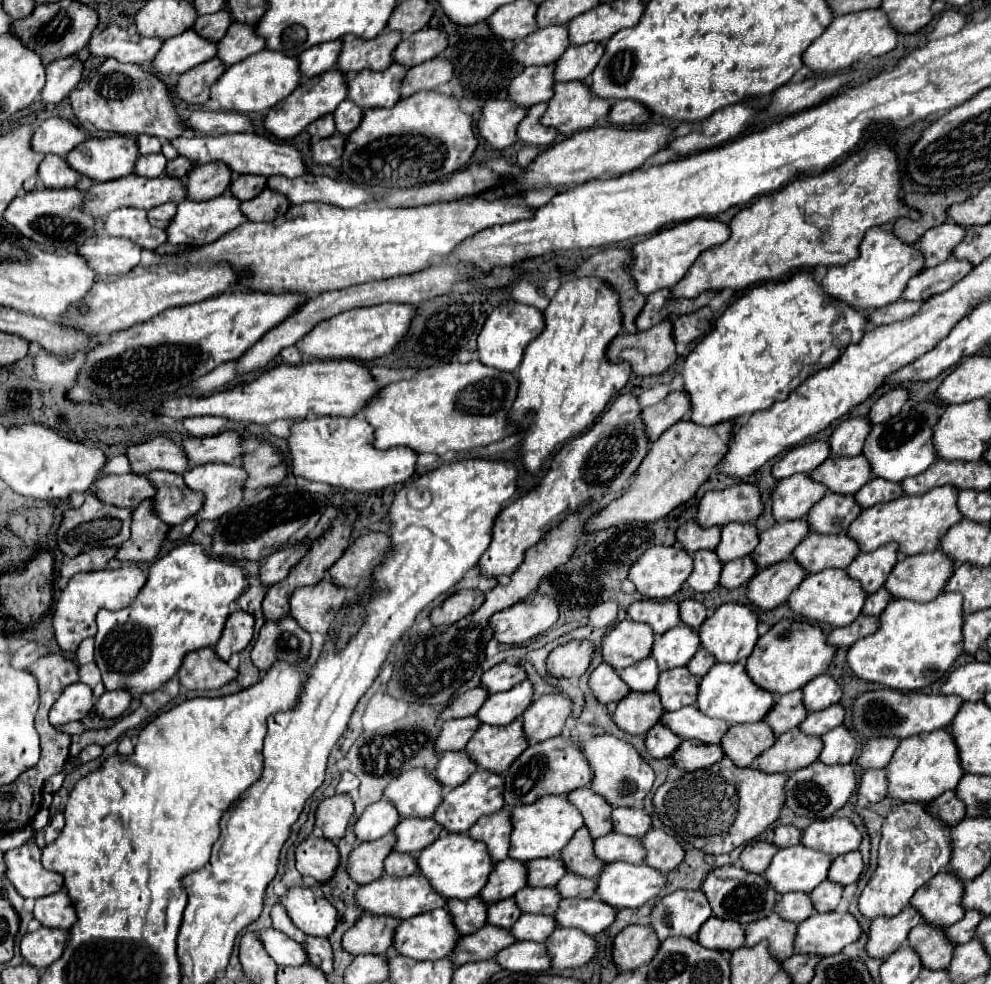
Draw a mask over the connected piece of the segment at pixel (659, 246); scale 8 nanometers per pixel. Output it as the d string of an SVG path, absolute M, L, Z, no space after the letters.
M694 218L690 222L680 222L672 228L664 228L658 234L634 244L630 248L632 264L628 264L626 268L636 282L636 290L642 296L648 296L656 290L676 286L686 276L690 266L696 262L696 258L704 250L726 242L728 236L730 236L728 224L724 224L720 220L714 220L714 218Z

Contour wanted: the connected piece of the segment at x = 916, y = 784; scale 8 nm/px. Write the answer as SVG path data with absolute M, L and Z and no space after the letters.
M948 728L904 738L888 762L888 796L902 802L932 802L946 790L954 790L966 774L960 764L960 752Z

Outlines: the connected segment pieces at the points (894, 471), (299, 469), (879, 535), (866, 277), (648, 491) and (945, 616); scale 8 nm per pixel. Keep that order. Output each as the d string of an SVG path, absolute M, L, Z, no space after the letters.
M930 400L910 402L902 408L898 416L890 418L890 422L872 426L872 432L868 434L866 444L864 444L864 456L868 458L874 476L900 482L908 476L922 474L938 458L934 444L932 444L932 428L940 420L944 408L946 406L936 400L934 402Z
M316 416L292 424L288 450L292 474L310 482L326 482L344 490L370 492L392 484L402 484L414 474L416 454L402 446L394 450L374 450L374 428L362 416Z
M954 486L934 488L920 496L904 494L898 500L890 500L862 510L862 514L850 524L848 536L860 542L862 552L872 552L890 542L898 542L900 552L908 556L920 552L932 552L940 546L940 538L950 530L950 526L962 520L962 512L956 506L956 498L958 488Z
M870 228L860 244L860 254L854 262L846 266L828 268L826 276L820 280L820 288L834 300L846 302L856 310L882 308L896 300L900 300L906 282L922 270L922 254L910 246L900 242L894 232L884 232L882 228Z
M678 422L672 428L668 428L646 454L642 466L638 468L636 480L626 488L626 494L616 498L606 510L602 510L598 516L594 516L586 526L588 532L606 530L610 526L616 526L620 522L640 520L640 522L654 522L662 516L670 514L676 506L690 500L698 486L708 480L712 468L726 456L728 442L732 438L732 426L734 422L724 422L722 426L694 426L692 422Z
M960 592L940 594L932 602L892 600L880 614L880 630L850 648L848 664L862 680L878 682L892 690L918 690L940 680L964 652L962 626Z

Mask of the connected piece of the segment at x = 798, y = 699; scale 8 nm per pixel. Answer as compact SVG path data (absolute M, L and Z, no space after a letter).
M794 690L790 694L776 698L772 712L766 716L766 722L770 724L774 734L784 734L784 732L796 728L808 716L802 696L804 696L802 690Z

